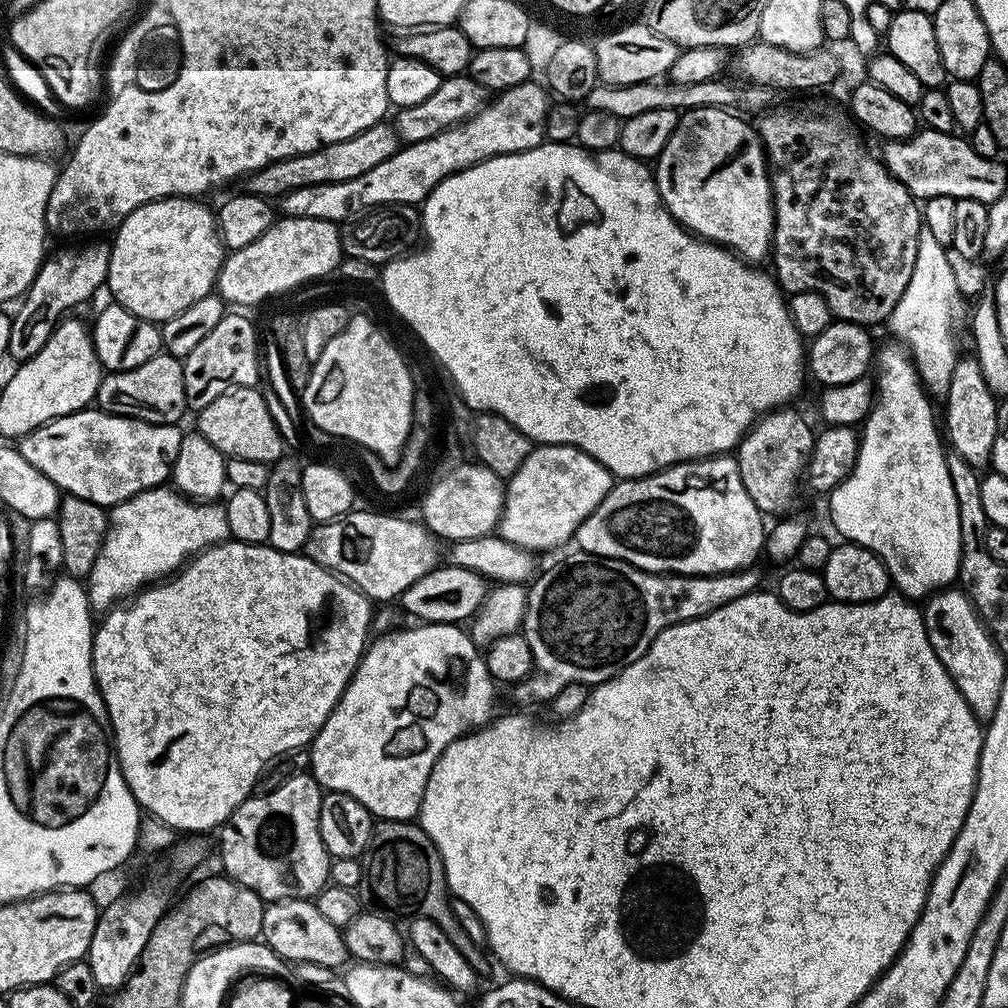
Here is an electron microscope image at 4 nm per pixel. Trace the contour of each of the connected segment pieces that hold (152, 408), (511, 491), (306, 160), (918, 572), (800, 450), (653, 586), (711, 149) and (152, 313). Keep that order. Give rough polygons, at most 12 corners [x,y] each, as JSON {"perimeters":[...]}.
{"perimeters":[[[181,357],[107,373],[94,404],[111,416],[180,422]],[[542,444],[507,477],[498,534],[541,554],[610,494],[602,462]],[[391,123],[247,177],[247,191],[279,198],[302,186],[350,182],[402,147]],[[907,349],[874,364],[845,541],[920,602],[957,583],[958,498]],[[795,407],[761,416],[734,452],[764,514],[796,500],[814,428]],[[621,560],[556,564],[527,589],[534,671],[511,689],[547,705],[595,686],[662,630],[761,587]],[[689,108],[654,161],[668,213],[763,265],[776,225],[759,131]],[[186,196],[115,229],[106,288],[143,320],[216,287],[213,209]]]}

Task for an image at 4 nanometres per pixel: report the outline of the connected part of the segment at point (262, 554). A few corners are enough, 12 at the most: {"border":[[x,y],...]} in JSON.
{"border":[[241,540],[113,607],[126,786],[219,829],[304,750],[373,601]]}

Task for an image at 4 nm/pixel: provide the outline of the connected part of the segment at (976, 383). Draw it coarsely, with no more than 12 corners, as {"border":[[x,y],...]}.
{"border":[[975,355],[957,359],[943,397],[951,451],[992,463],[998,398]]}

